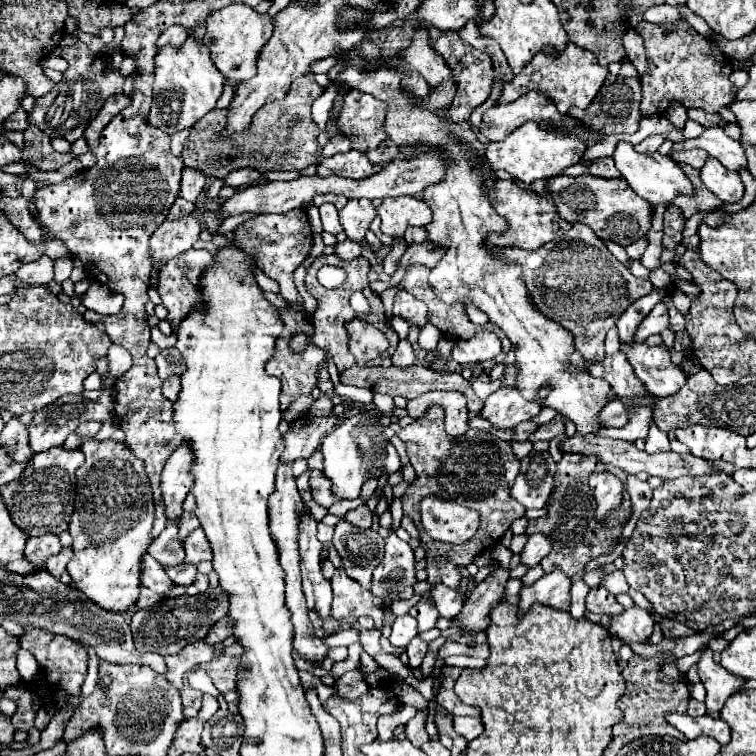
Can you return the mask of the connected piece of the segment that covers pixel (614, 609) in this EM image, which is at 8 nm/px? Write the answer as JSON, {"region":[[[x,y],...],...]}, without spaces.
{"region":[[[595,586],[587,594],[587,610],[597,612],[597,614],[611,614],[613,616],[613,614],[619,614],[623,608],[609,590],[605,590],[603,586]]]}

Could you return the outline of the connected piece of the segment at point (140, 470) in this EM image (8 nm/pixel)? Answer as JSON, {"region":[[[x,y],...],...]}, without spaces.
{"region":[[[91,420],[79,424],[77,430],[85,438],[81,444],[85,464],[77,470],[75,512],[69,522],[73,558],[67,564],[67,572],[75,588],[93,604],[107,612],[125,612],[139,596],[139,562],[151,544],[155,506],[143,462],[123,442],[97,442],[94,436],[101,426],[101,422]]]}

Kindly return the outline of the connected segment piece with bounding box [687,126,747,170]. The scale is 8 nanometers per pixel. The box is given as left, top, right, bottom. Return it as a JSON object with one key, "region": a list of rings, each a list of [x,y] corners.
{"region":[[[719,126],[707,128],[699,138],[695,138],[693,142],[687,142],[687,150],[691,150],[691,148],[705,150],[709,156],[717,158],[729,170],[737,170],[741,166],[747,166],[741,142],[731,140],[723,132],[723,128],[719,128]]]}

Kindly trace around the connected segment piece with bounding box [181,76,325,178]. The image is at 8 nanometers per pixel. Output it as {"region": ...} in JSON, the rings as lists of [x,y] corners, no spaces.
{"region":[[[313,76],[297,78],[291,84],[291,90],[283,100],[271,102],[263,106],[253,122],[251,128],[243,134],[221,138],[221,130],[225,128],[225,114],[227,110],[211,110],[203,120],[199,120],[183,148],[183,162],[185,166],[191,166],[199,172],[203,172],[207,178],[225,178],[231,170],[239,168],[257,168],[259,172],[267,170],[297,170],[315,164],[315,160],[321,156],[321,146],[317,144],[319,126],[311,118],[311,102],[319,98],[325,92]]]}

